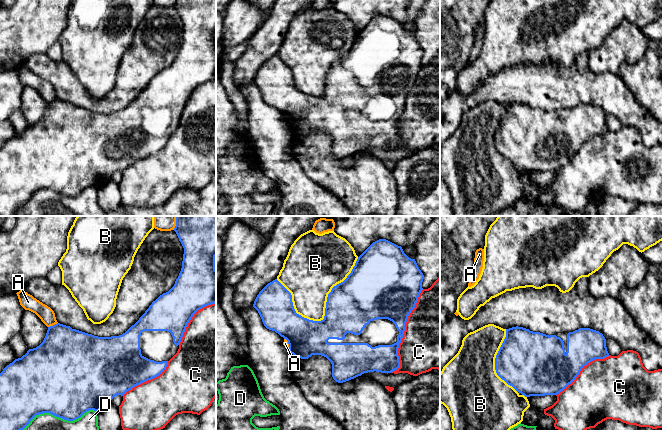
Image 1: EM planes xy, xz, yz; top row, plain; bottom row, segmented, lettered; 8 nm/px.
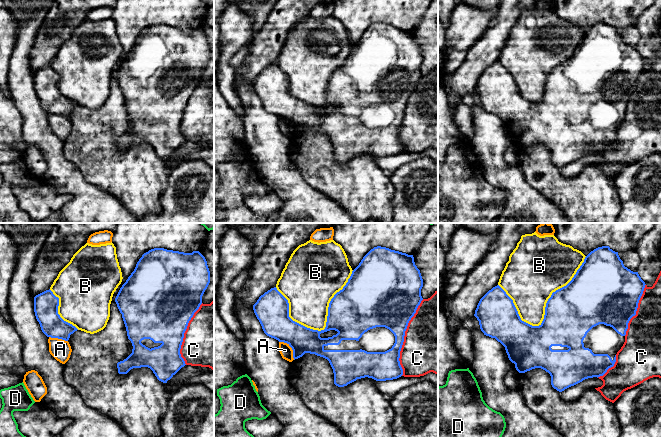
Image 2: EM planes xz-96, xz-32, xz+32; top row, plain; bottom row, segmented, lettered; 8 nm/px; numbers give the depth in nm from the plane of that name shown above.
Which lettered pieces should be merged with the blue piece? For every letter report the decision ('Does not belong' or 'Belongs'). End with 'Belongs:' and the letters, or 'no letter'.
A: Does not belong
B: Does not belong
C: Does not belong
D: Does not belong
Belongs: no letter

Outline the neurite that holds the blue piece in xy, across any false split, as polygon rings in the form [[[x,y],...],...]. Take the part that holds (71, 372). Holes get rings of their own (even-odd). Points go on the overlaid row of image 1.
[[[176,216],[176,226],[174,231],[184,248],[182,268],[179,276],[176,279],[174,286],[168,292],[163,293],[153,301],[139,320],[125,333],[119,336],[98,337],[72,329],[70,326],[57,323],[48,327],[46,336],[39,346],[29,349],[25,355],[15,359],[3,369],[0,373],[0,430],[23,430],[36,415],[43,413],[50,413],[64,420],[74,421],[89,410],[94,410],[96,412],[101,410],[104,406],[111,403],[111,400],[115,396],[123,396],[135,386],[159,376],[166,369],[168,361],[177,353],[187,324],[193,315],[203,307],[216,303],[216,216]]]

